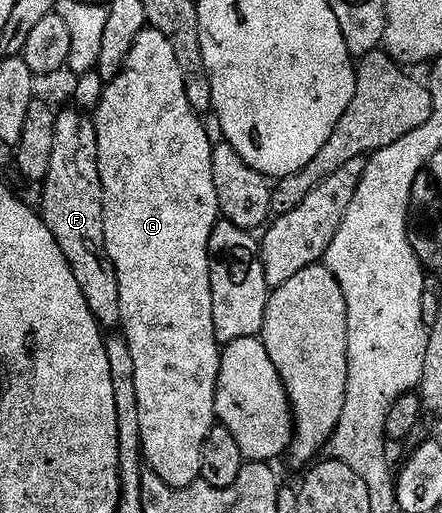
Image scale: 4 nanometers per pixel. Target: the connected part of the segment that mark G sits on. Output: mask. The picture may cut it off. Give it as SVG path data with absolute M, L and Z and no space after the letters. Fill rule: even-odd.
M146 27L139 34L131 54L127 54L127 62L115 79L108 81L105 92L101 95L95 109L97 125L97 149L99 150L99 178L103 182L103 234L105 249L115 266L115 274L119 282L119 306L121 307L120 331L129 343L131 359L135 361L135 395L139 397L139 430L141 431L141 451L143 460L151 471L163 482L173 488L186 488L201 480L201 455L203 442L207 442L207 434L215 426L217 411L217 379L221 365L222 345L215 338L215 318L211 302L211 274L209 273L209 239L213 228L217 225L221 207L215 194L215 182L211 174L211 154L213 145L207 140L204 123L199 113L193 109L187 98L183 70L179 66L179 58L175 58L175 50L171 42L159 30Z

